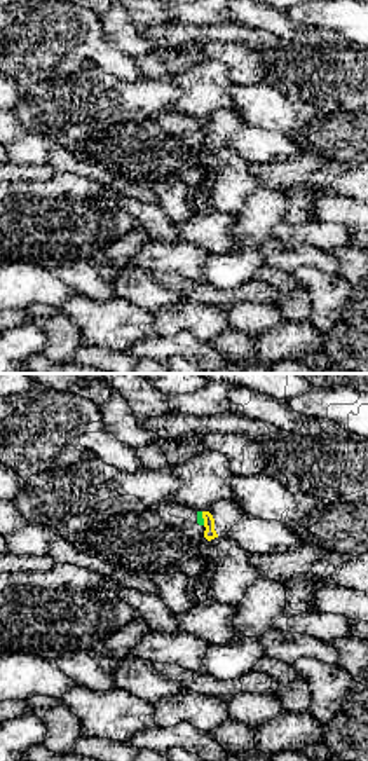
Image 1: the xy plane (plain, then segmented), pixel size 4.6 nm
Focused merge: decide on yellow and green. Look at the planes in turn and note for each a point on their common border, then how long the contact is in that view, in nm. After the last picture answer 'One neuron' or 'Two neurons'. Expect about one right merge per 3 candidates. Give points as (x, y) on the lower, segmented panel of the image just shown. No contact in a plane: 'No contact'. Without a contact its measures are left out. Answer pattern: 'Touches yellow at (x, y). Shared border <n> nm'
Touches yellow at (203, 517). Shared border 70 nm

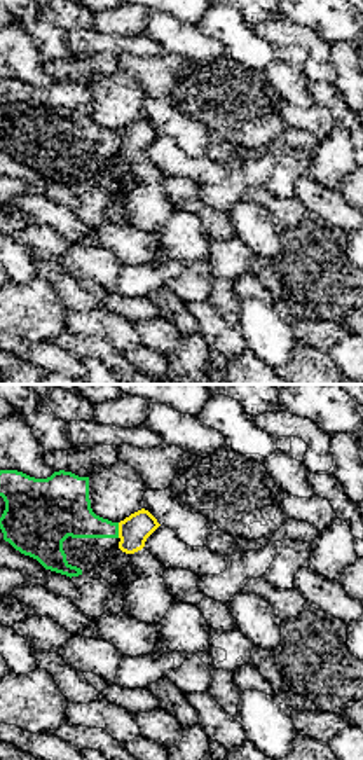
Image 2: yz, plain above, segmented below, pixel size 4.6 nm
Touches yellow at (119, 530). Shared border 70 nm

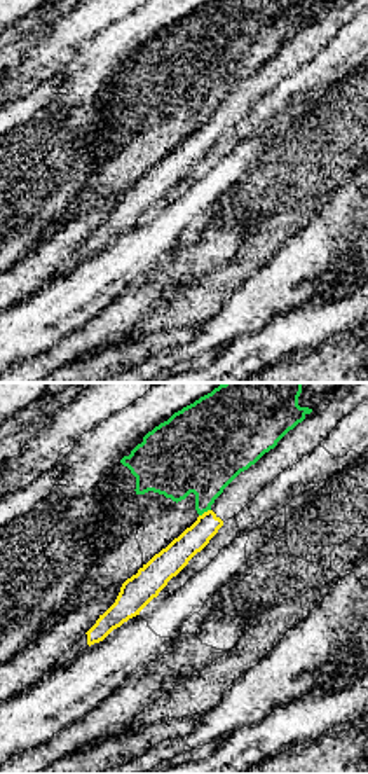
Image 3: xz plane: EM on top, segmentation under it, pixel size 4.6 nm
Touches yellow at (204, 512). Shared border 70 nm

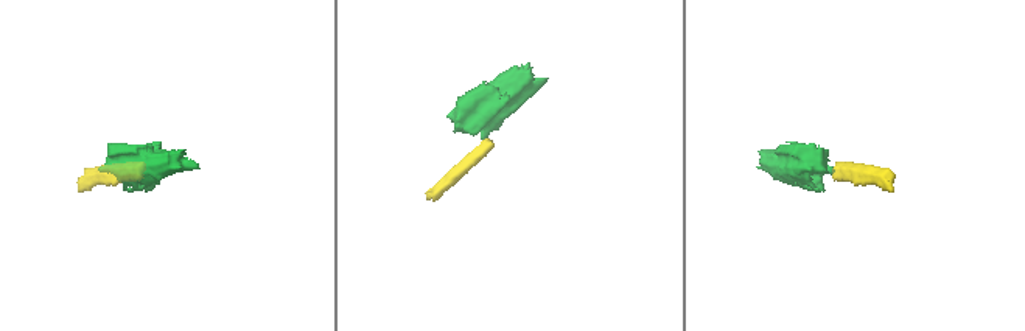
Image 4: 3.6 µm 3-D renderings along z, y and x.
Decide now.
Two neurons

